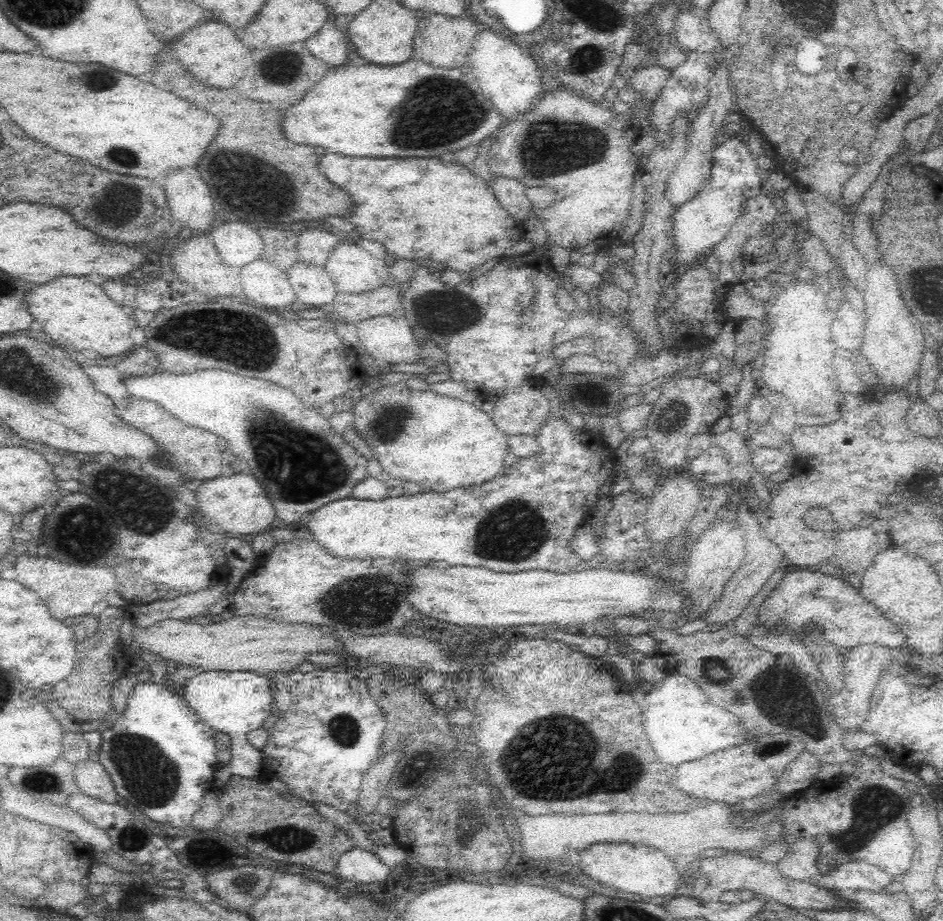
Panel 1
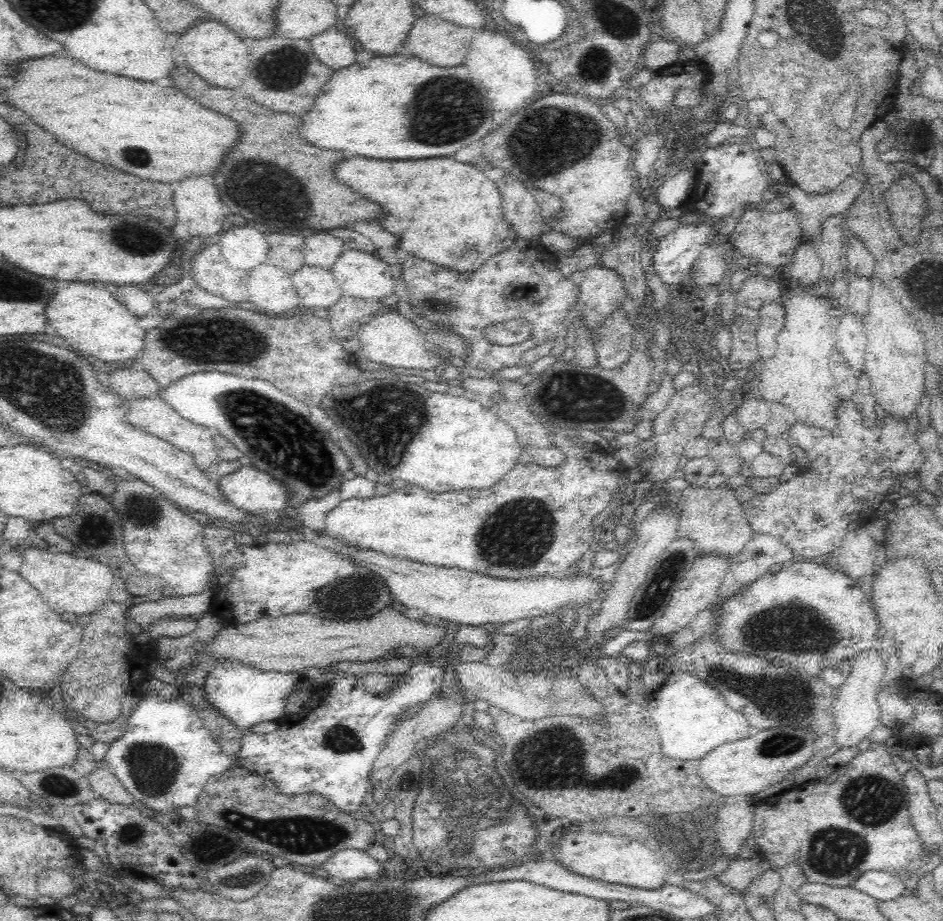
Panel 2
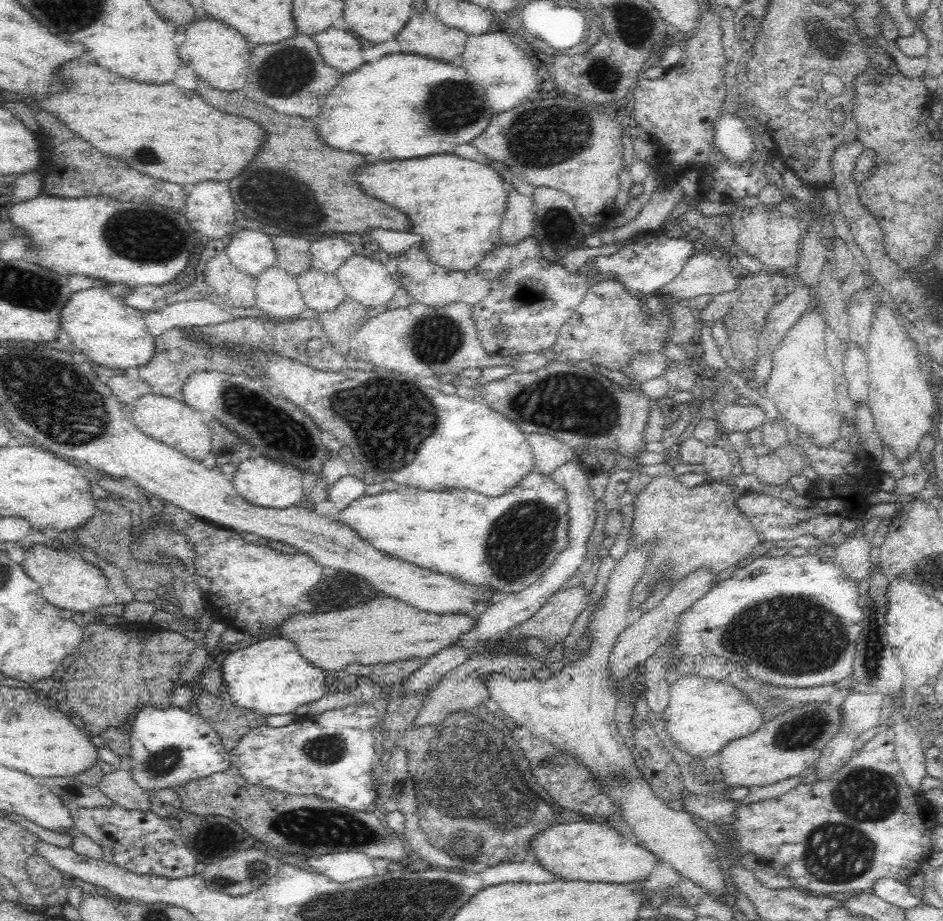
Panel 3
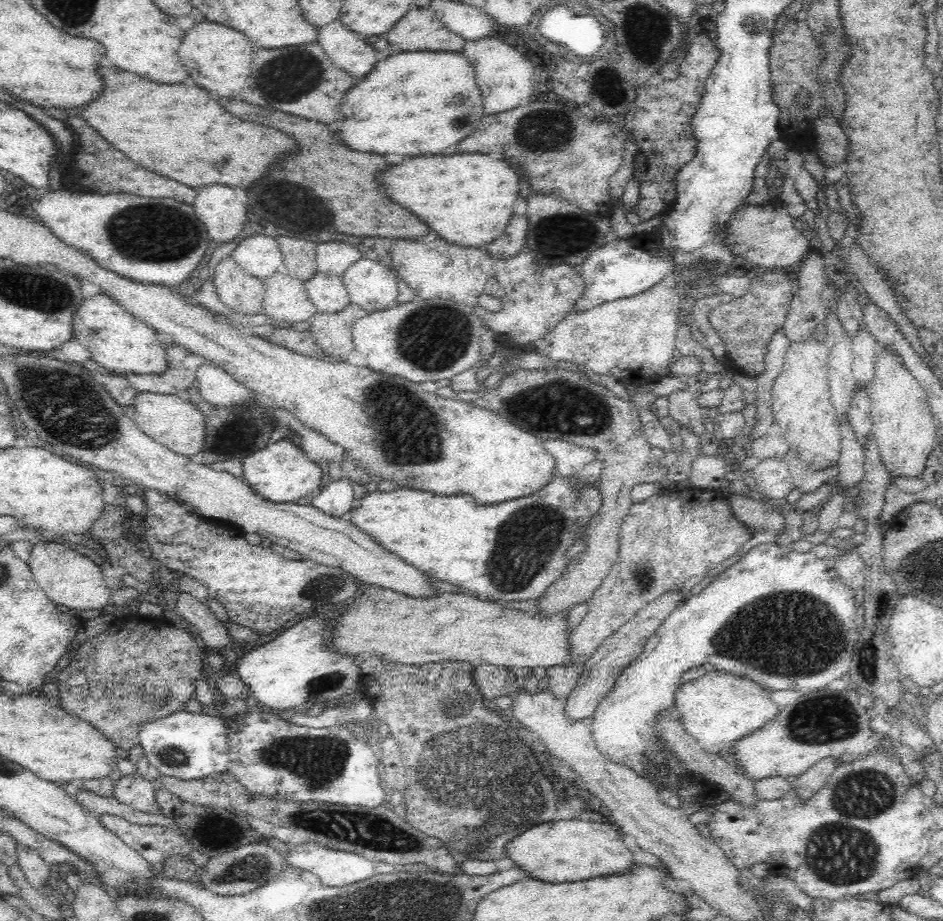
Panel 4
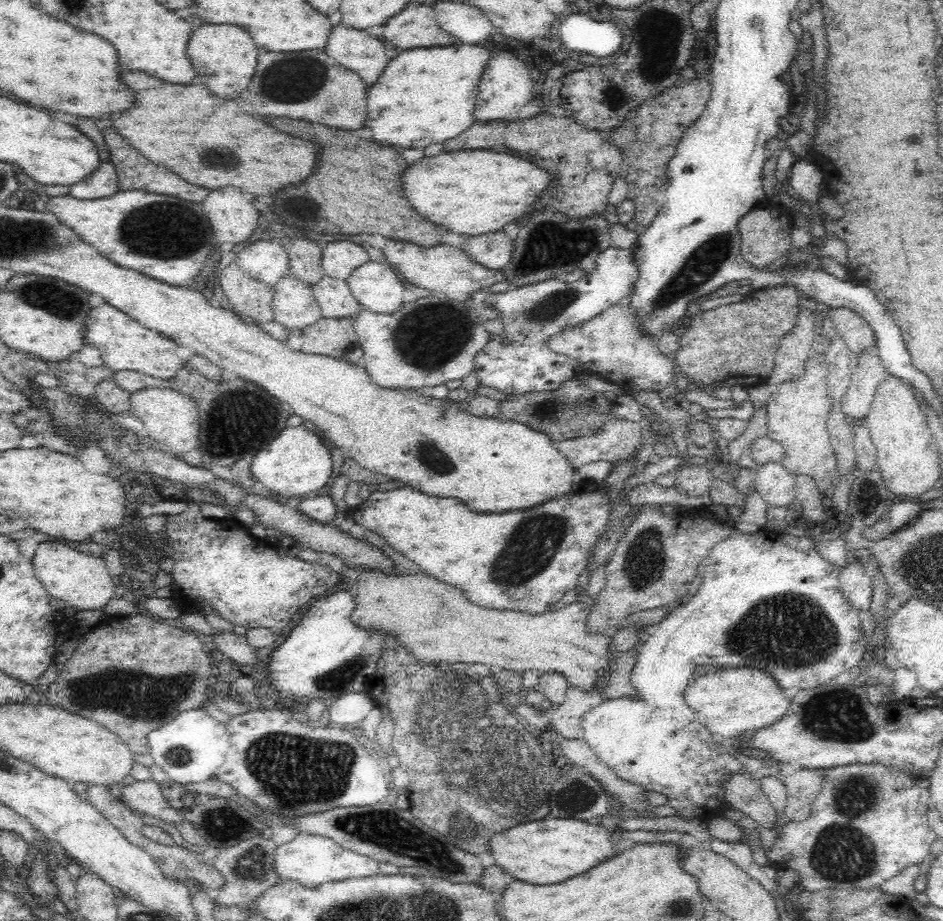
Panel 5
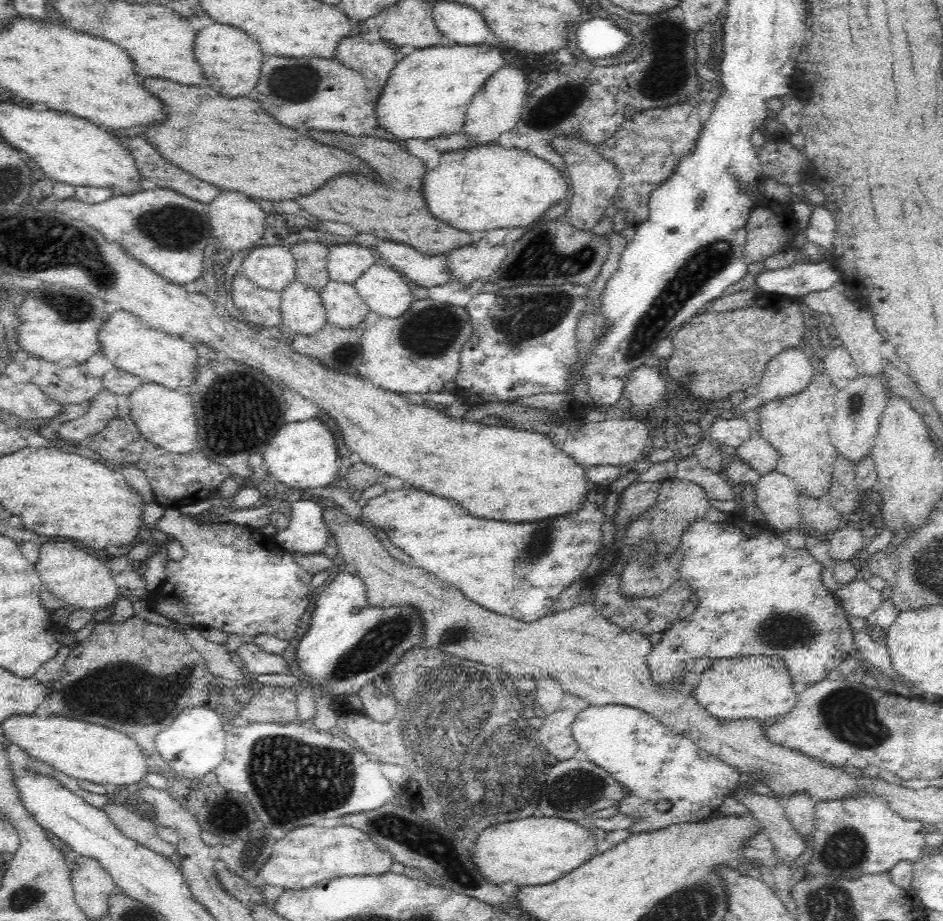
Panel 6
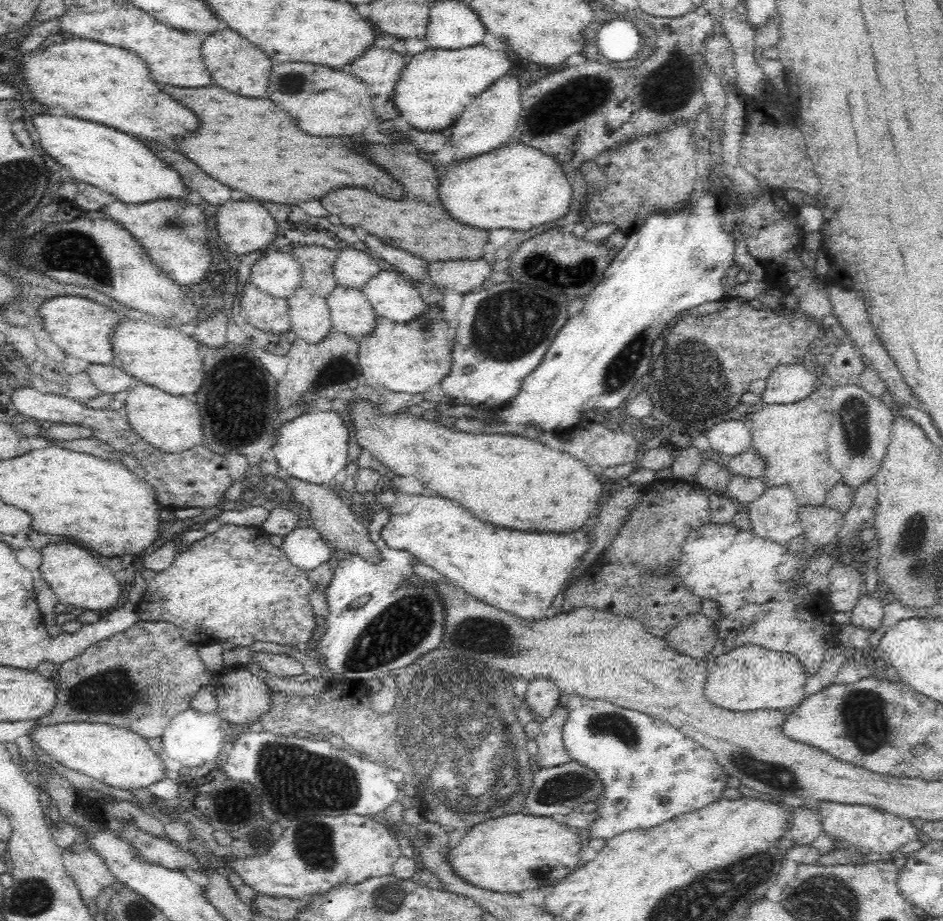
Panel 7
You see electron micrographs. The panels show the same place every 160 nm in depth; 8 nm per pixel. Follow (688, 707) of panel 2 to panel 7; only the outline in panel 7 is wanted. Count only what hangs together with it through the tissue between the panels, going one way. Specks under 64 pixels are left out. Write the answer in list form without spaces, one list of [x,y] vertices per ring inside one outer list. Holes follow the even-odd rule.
[[[742,646],[711,660],[703,691],[713,706],[731,712],[792,710],[806,698],[806,680],[807,675],[796,655],[773,652],[760,646]]]

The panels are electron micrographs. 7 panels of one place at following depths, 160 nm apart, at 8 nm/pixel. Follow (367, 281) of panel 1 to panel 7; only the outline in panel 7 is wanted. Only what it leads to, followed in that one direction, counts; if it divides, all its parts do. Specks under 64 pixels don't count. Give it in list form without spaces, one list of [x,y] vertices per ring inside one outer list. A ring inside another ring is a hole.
[[[380,270],[360,289],[376,315],[404,323],[426,310],[418,290],[398,271]]]

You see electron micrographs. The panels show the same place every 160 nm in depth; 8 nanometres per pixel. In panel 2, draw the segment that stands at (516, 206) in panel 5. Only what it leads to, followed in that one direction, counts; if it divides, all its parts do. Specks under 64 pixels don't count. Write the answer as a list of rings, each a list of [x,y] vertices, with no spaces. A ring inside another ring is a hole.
[[[352,158],[336,166],[336,178],[350,186],[354,192],[378,202],[386,216],[380,226],[394,236],[400,236],[400,248],[413,258],[448,268],[459,273],[478,270],[491,256],[508,250],[518,240],[518,233],[506,223],[502,214],[502,198],[496,184],[490,182],[482,172],[468,164],[460,164],[452,158],[426,158],[426,160],[400,160],[384,162],[372,158]]]

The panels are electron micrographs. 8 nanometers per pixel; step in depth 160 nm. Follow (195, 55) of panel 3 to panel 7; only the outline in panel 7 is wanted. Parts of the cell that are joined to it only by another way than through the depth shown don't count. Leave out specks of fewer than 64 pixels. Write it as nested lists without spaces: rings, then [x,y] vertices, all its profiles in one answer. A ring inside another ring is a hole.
[[[228,28],[210,32],[202,37],[200,50],[202,50],[204,64],[214,80],[214,84],[218,84],[224,90],[230,90],[234,94],[250,96],[250,98],[260,98],[266,94],[268,74],[272,70],[272,62],[268,56],[264,56],[262,50],[258,50],[247,38]]]

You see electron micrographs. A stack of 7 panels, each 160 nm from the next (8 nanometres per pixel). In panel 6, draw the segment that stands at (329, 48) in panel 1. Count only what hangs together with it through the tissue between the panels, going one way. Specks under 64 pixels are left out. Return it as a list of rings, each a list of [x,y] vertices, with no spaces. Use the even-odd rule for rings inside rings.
[[[353,31],[340,38],[333,58],[364,76],[365,85],[373,98],[380,96],[399,56],[400,53],[390,49],[383,40],[369,42],[361,33]]]

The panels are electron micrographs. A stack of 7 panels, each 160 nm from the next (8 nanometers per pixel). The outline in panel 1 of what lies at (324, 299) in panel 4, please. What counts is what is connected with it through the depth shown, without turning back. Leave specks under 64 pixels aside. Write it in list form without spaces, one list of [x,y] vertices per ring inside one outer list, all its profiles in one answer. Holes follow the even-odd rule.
[[[298,262],[288,270],[288,280],[302,304],[328,304],[336,298],[336,288],[324,268],[314,268],[306,262]]]

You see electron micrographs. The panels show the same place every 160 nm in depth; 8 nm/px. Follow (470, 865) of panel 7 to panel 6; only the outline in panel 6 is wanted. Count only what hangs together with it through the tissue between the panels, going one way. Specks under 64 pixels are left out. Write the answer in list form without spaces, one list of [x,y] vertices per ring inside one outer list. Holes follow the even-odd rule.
[[[534,816],[521,818],[508,824],[497,824],[483,830],[475,840],[471,855],[486,880],[498,885],[510,882],[512,886],[540,886],[562,878],[600,853],[591,829],[578,825],[577,821],[558,817]]]

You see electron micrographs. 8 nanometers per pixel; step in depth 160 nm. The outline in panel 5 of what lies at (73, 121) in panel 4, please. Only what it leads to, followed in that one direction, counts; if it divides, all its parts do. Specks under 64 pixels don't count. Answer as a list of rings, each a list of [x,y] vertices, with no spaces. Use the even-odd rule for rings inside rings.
[[[104,128],[101,130],[102,138],[105,142],[108,152],[110,153],[110,163],[114,166],[115,174],[117,176],[117,186],[119,192],[126,192],[128,190],[140,190],[141,192],[165,194],[168,196],[175,196],[182,198],[182,200],[189,200],[190,202],[202,202],[208,196],[208,190],[200,188],[200,186],[192,186],[188,182],[184,182],[180,176],[148,162],[148,158],[140,156],[132,146],[128,146],[126,139],[118,136],[112,128]]]

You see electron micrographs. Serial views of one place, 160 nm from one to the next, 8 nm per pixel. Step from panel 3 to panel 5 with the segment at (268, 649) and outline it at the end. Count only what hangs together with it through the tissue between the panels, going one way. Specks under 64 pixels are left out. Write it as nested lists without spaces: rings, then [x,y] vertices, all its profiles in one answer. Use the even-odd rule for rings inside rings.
[[[334,591],[313,602],[284,643],[270,653],[269,685],[281,700],[308,698],[330,701],[351,692],[360,692],[366,678],[376,671],[385,638],[381,632],[369,634],[352,623],[355,602],[348,591]]]

